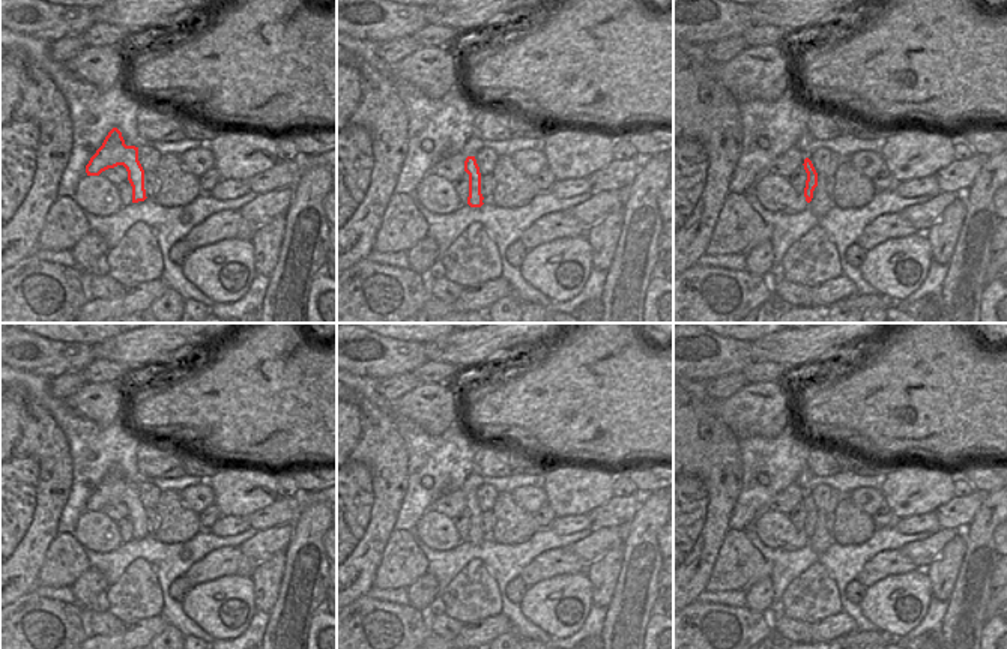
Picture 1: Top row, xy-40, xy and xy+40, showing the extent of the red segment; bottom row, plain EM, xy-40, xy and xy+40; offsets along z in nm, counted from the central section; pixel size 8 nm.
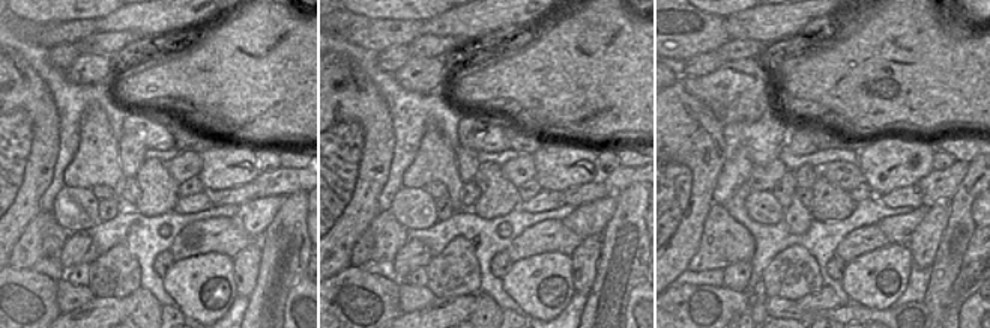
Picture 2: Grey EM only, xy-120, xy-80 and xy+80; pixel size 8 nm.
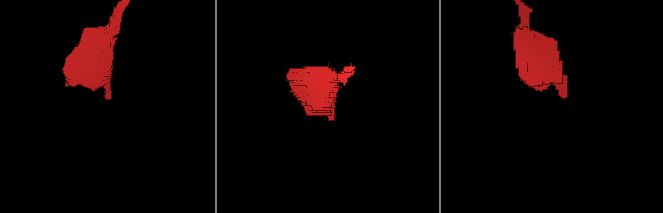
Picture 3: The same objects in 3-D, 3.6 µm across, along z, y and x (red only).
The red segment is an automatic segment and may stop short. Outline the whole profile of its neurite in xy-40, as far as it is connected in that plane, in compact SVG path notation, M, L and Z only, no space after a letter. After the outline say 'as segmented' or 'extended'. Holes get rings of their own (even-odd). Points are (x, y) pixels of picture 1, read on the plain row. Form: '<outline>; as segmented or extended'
M113 464L105 473L102 482L86 502L87 512L99 512L108 505L123 502L128 508L128 517L132 523L132 539L144 538L144 506L138 497L138 484L126 482L122 469Z; as segmented

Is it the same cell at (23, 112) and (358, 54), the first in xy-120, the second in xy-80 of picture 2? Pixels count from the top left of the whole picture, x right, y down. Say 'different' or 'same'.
different

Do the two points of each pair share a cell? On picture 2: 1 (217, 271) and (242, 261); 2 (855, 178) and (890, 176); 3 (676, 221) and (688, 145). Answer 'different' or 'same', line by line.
1: different
2: different
3: same

